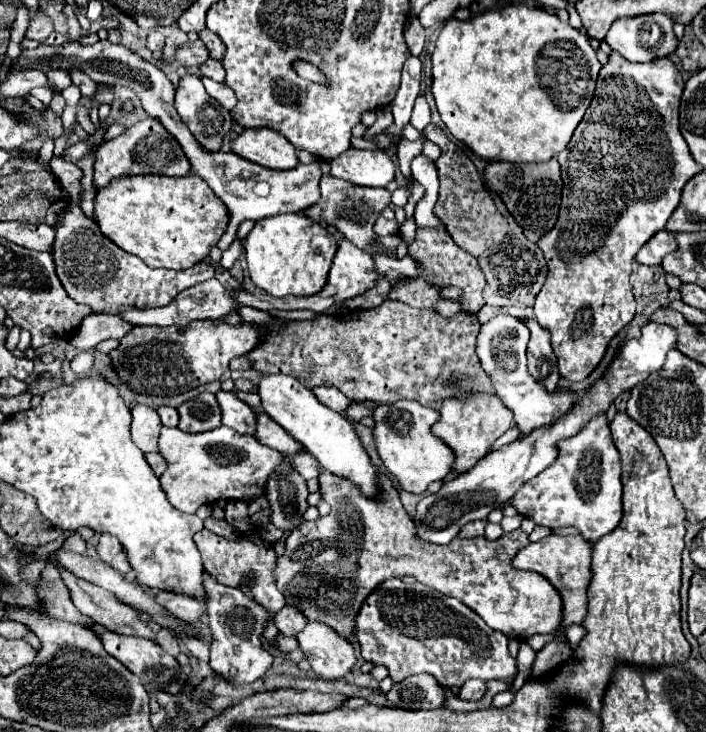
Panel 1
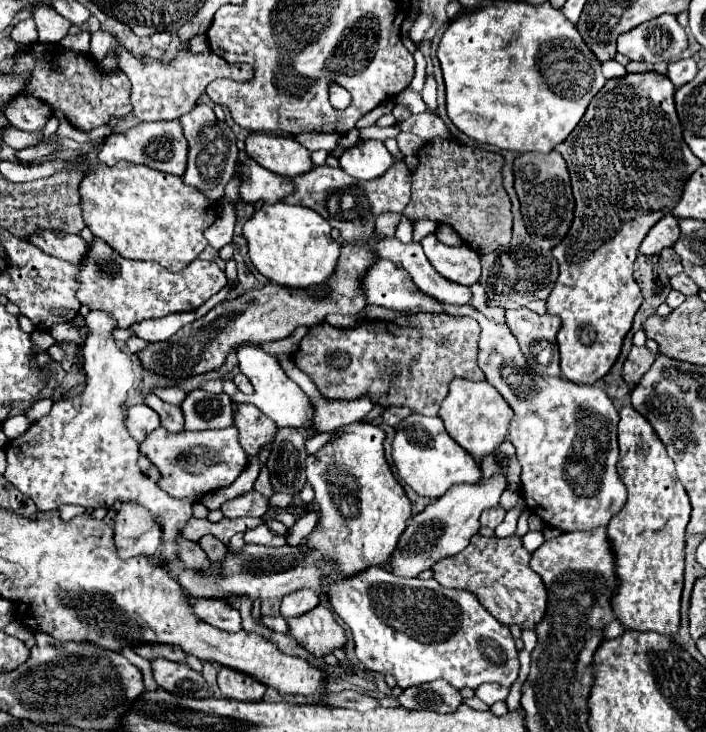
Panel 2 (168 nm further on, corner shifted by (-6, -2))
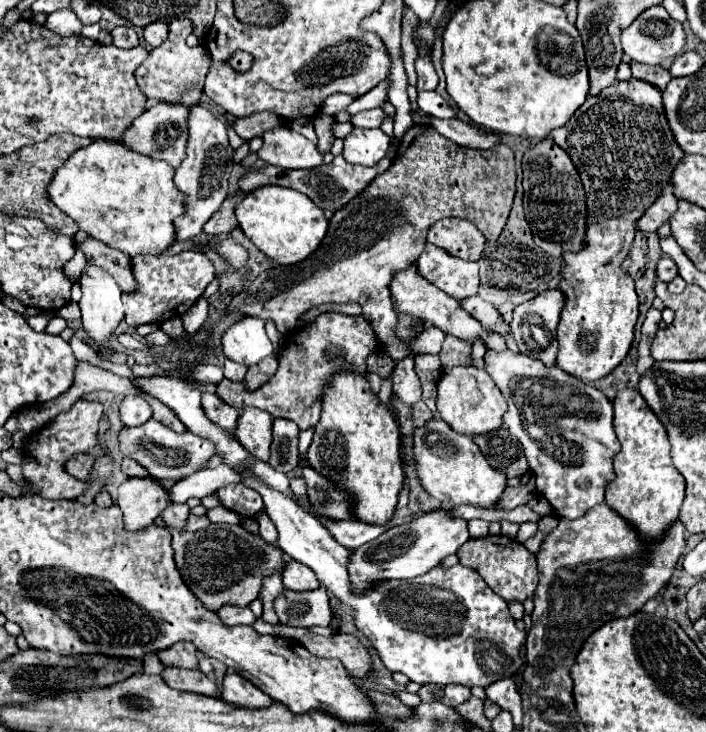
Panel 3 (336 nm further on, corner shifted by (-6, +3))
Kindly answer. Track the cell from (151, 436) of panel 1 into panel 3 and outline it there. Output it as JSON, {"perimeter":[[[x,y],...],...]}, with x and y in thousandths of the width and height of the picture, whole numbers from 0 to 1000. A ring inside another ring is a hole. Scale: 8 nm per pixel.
{"perimeter":[[[177,541],[169,555],[169,568],[177,582],[200,582],[214,571],[214,555],[200,541]]]}

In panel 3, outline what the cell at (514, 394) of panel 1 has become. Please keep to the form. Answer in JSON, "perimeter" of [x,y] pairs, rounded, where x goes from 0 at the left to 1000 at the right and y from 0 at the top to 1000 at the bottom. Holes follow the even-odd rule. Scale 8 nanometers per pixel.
{"perimeter":[[[693,481],[687,486],[687,505],[695,511],[701,525],[707,527],[710,538],[715,541],[721,560],[712,568],[712,577],[724,587],[727,596],[741,607],[744,623],[749,628],[749,637],[758,648],[761,672],[772,678],[783,694],[783,699],[795,708],[820,708],[843,689],[851,689],[857,683],[857,667],[868,656],[868,626],[877,617],[874,596],[868,590],[868,552],[837,525],[826,525],[820,516],[792,505],[789,500],[775,503],[766,492],[749,489],[746,484],[727,484],[727,481]],[[749,571],[769,571],[778,574],[780,585],[792,587],[795,598],[800,604],[761,604],[746,593]]]}

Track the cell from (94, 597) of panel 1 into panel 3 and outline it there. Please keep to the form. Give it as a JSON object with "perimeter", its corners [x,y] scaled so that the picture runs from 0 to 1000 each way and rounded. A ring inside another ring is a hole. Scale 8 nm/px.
{"perimeter":[[[251,877],[242,885],[225,891],[225,899],[234,910],[248,910],[248,913],[265,913],[273,915],[282,907],[282,891],[273,880],[265,877]]]}

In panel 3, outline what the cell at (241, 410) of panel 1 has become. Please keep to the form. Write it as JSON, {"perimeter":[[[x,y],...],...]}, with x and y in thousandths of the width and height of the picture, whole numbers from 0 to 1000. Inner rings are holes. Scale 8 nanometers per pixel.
{"perimeter":[[[344,557],[333,585],[333,598],[341,604],[341,609],[356,623],[373,631],[381,628],[384,579],[387,579],[387,571],[378,568],[378,563],[367,557]]]}

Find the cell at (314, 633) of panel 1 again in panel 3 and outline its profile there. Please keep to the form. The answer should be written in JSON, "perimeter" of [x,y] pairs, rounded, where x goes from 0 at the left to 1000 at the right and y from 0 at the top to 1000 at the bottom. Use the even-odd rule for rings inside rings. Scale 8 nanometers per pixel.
{"perimeter":[[[460,803],[449,806],[401,806],[390,817],[390,836],[395,850],[404,855],[466,855],[469,850],[469,828]]]}

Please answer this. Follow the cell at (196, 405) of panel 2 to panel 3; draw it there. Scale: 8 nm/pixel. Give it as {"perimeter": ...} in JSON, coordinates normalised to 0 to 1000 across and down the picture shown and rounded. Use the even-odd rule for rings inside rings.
{"perimeter":[[[293,536],[288,538],[288,560],[305,579],[310,579],[319,587],[330,587],[336,582],[339,566],[341,566],[336,557],[316,552],[316,546],[310,546],[305,538],[293,538]]]}

